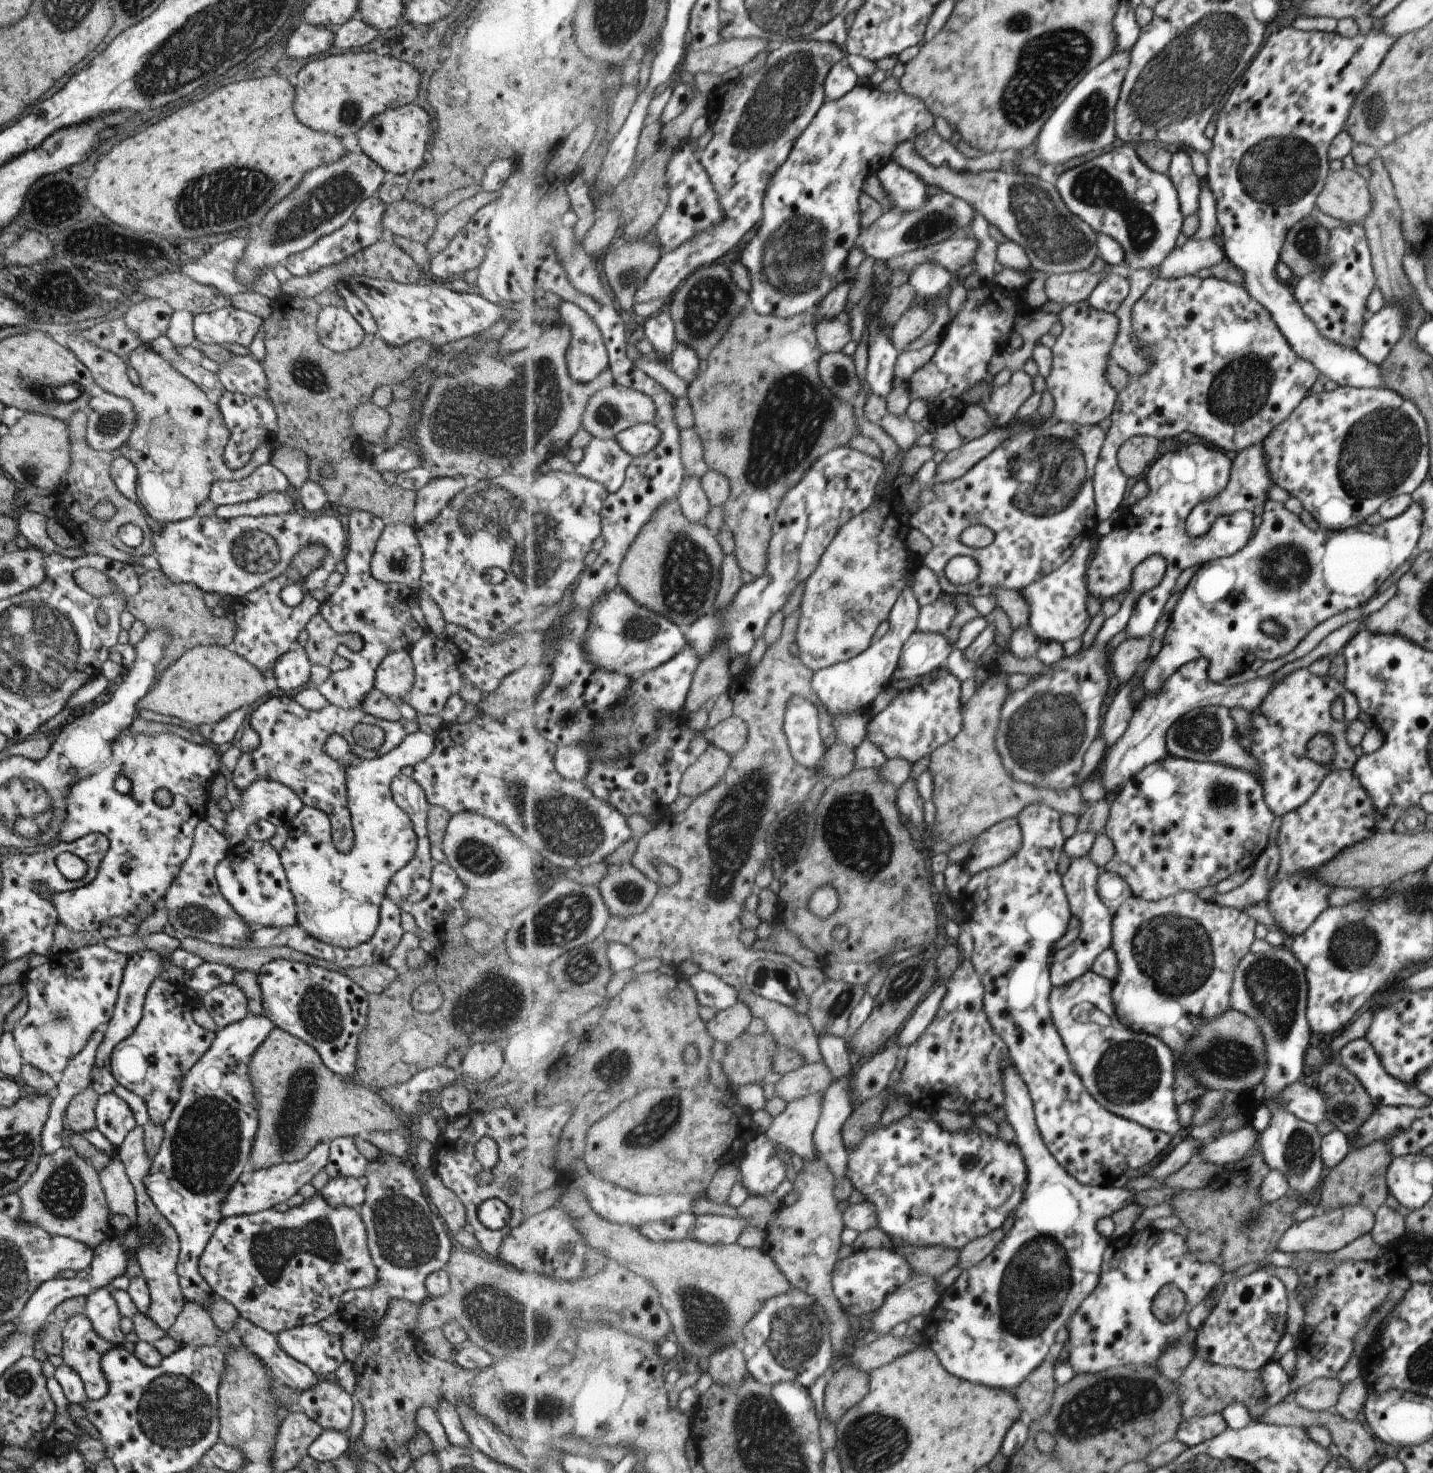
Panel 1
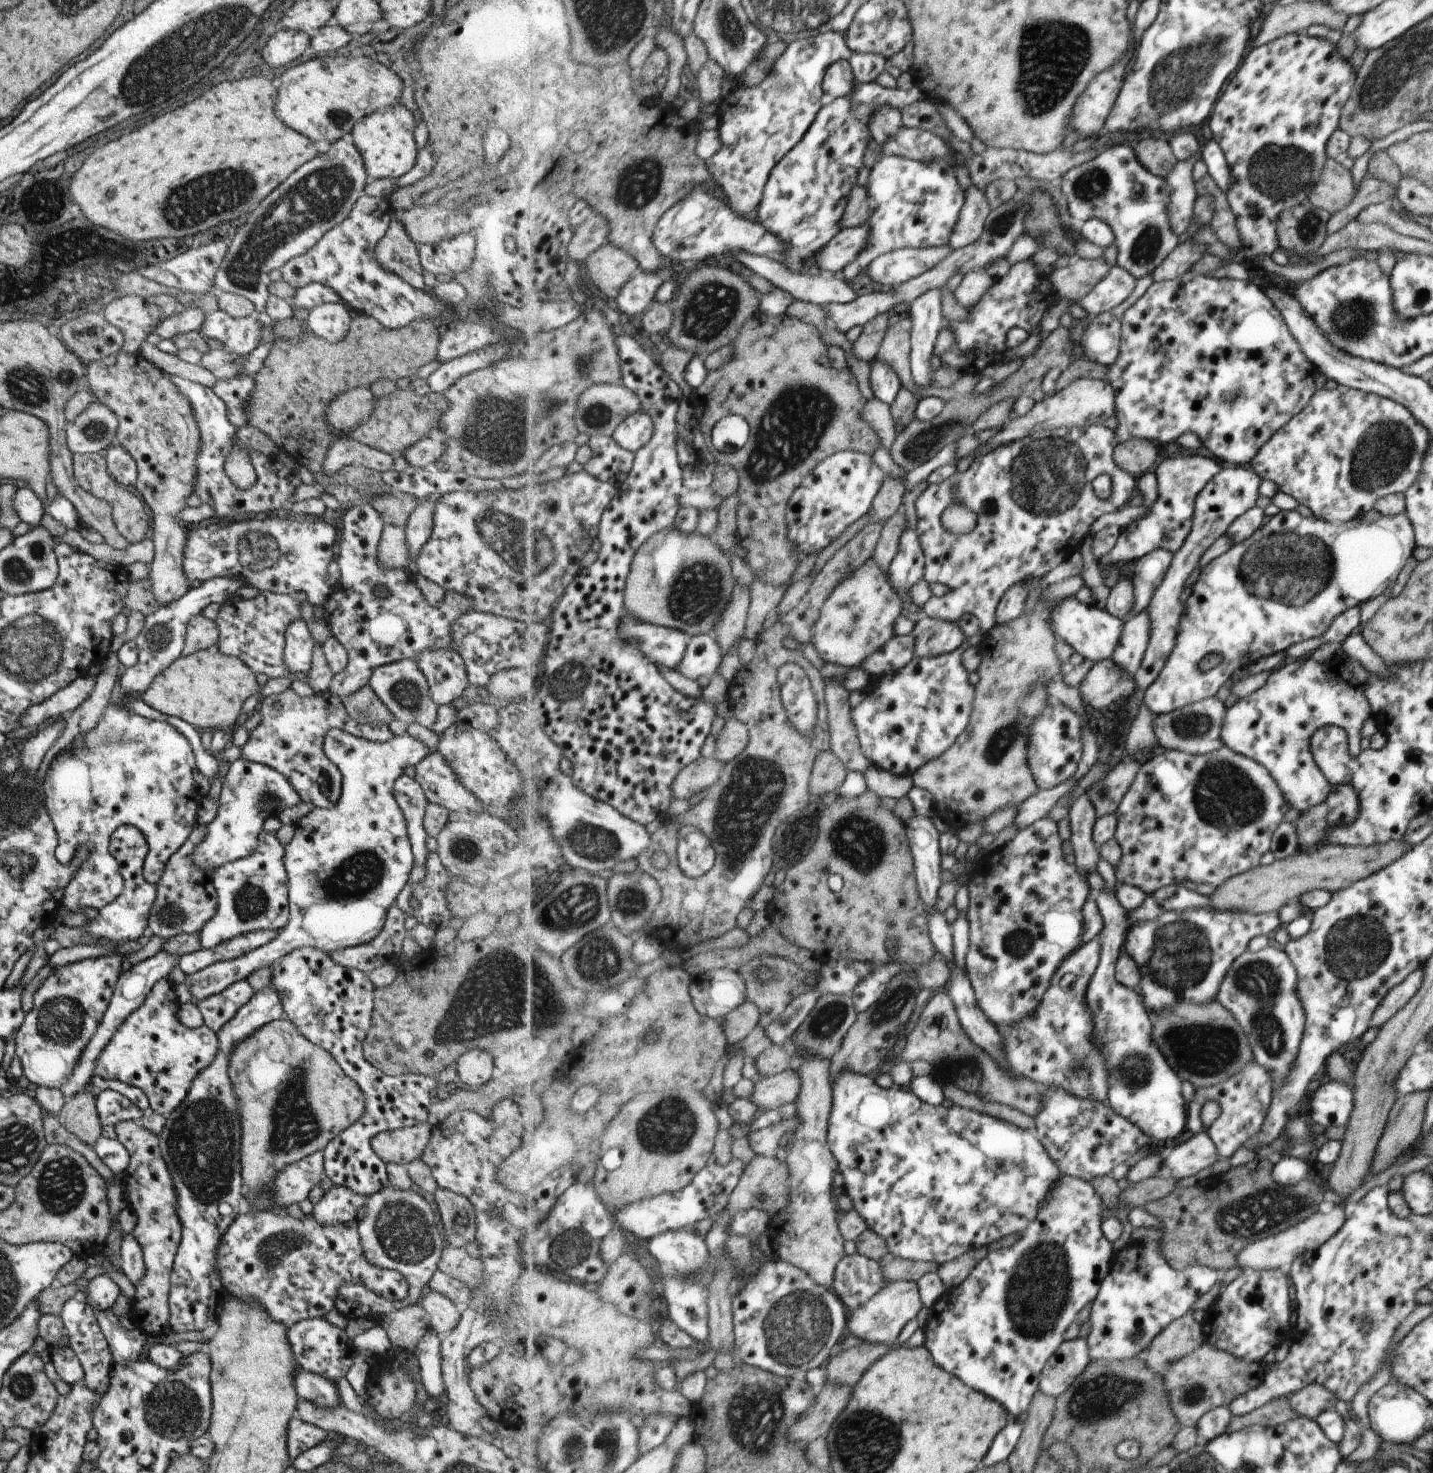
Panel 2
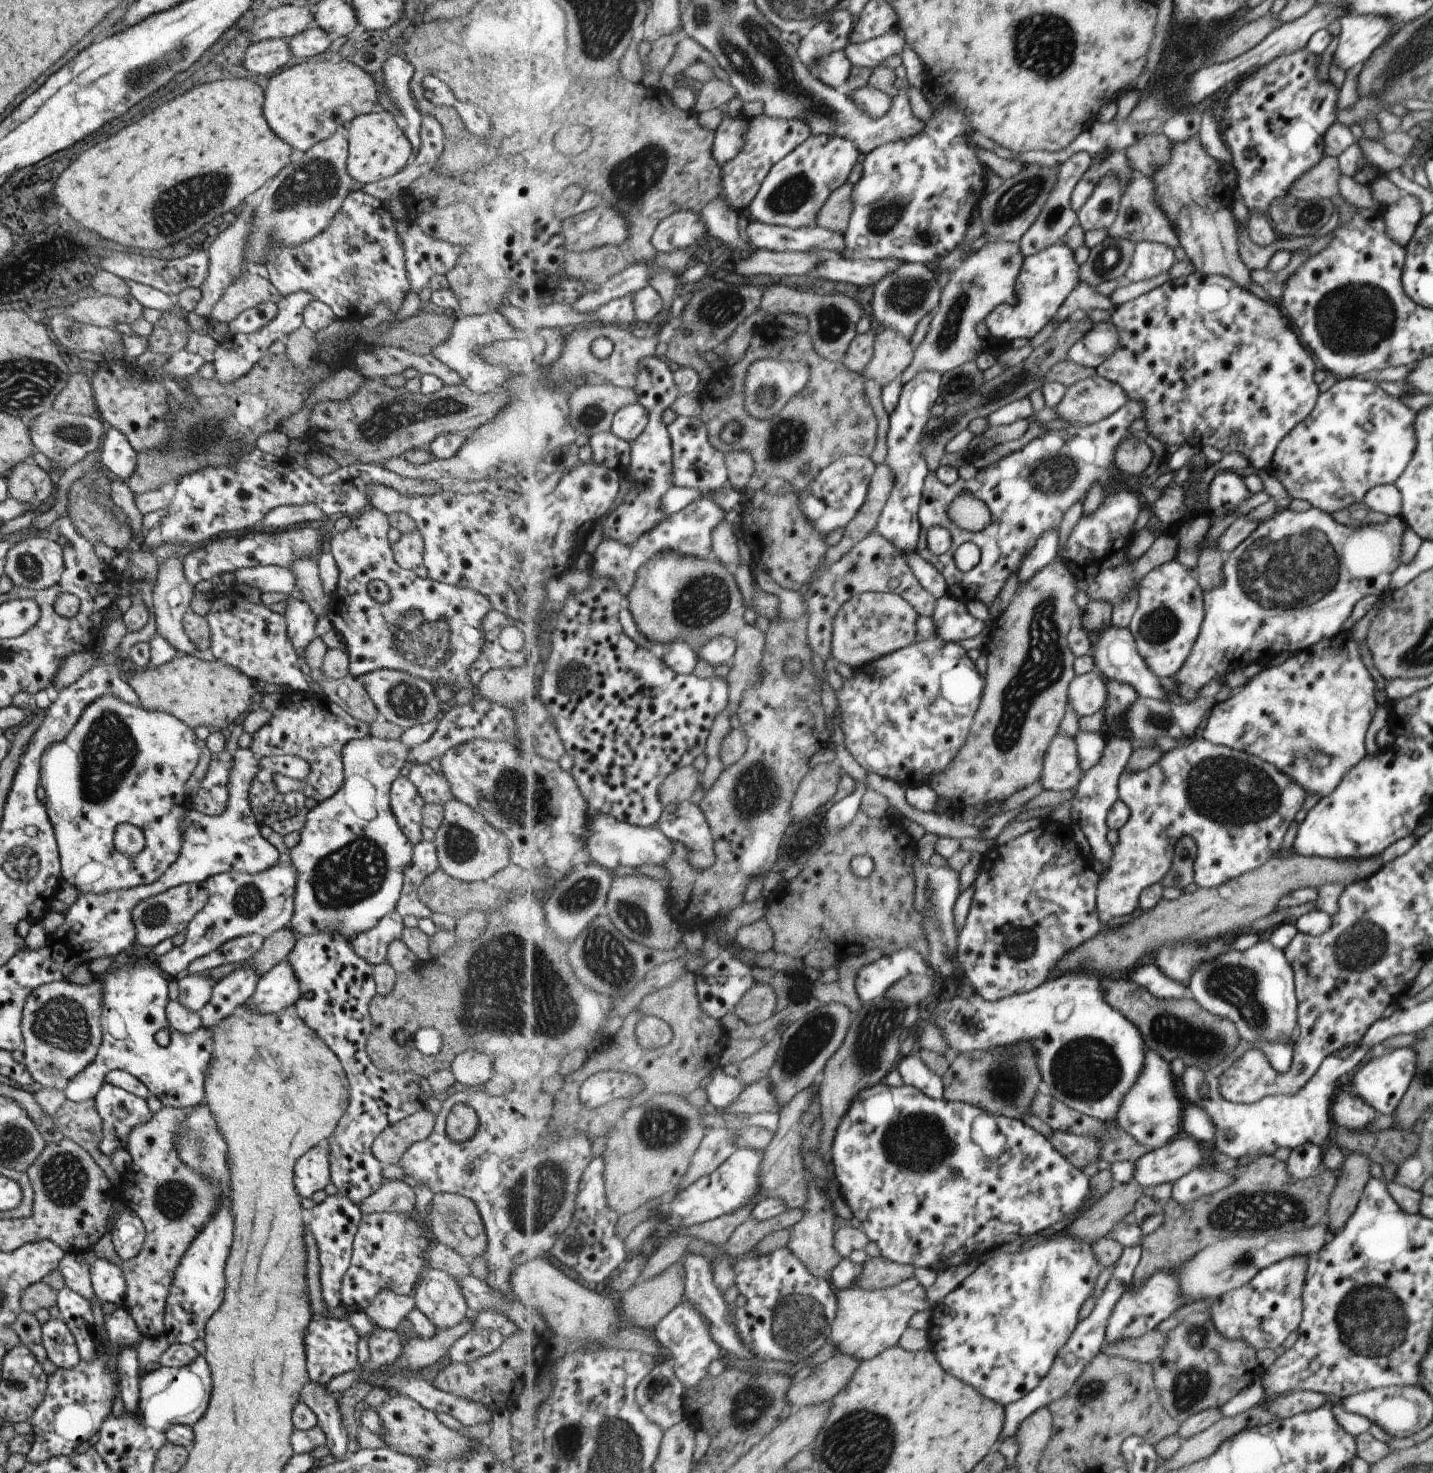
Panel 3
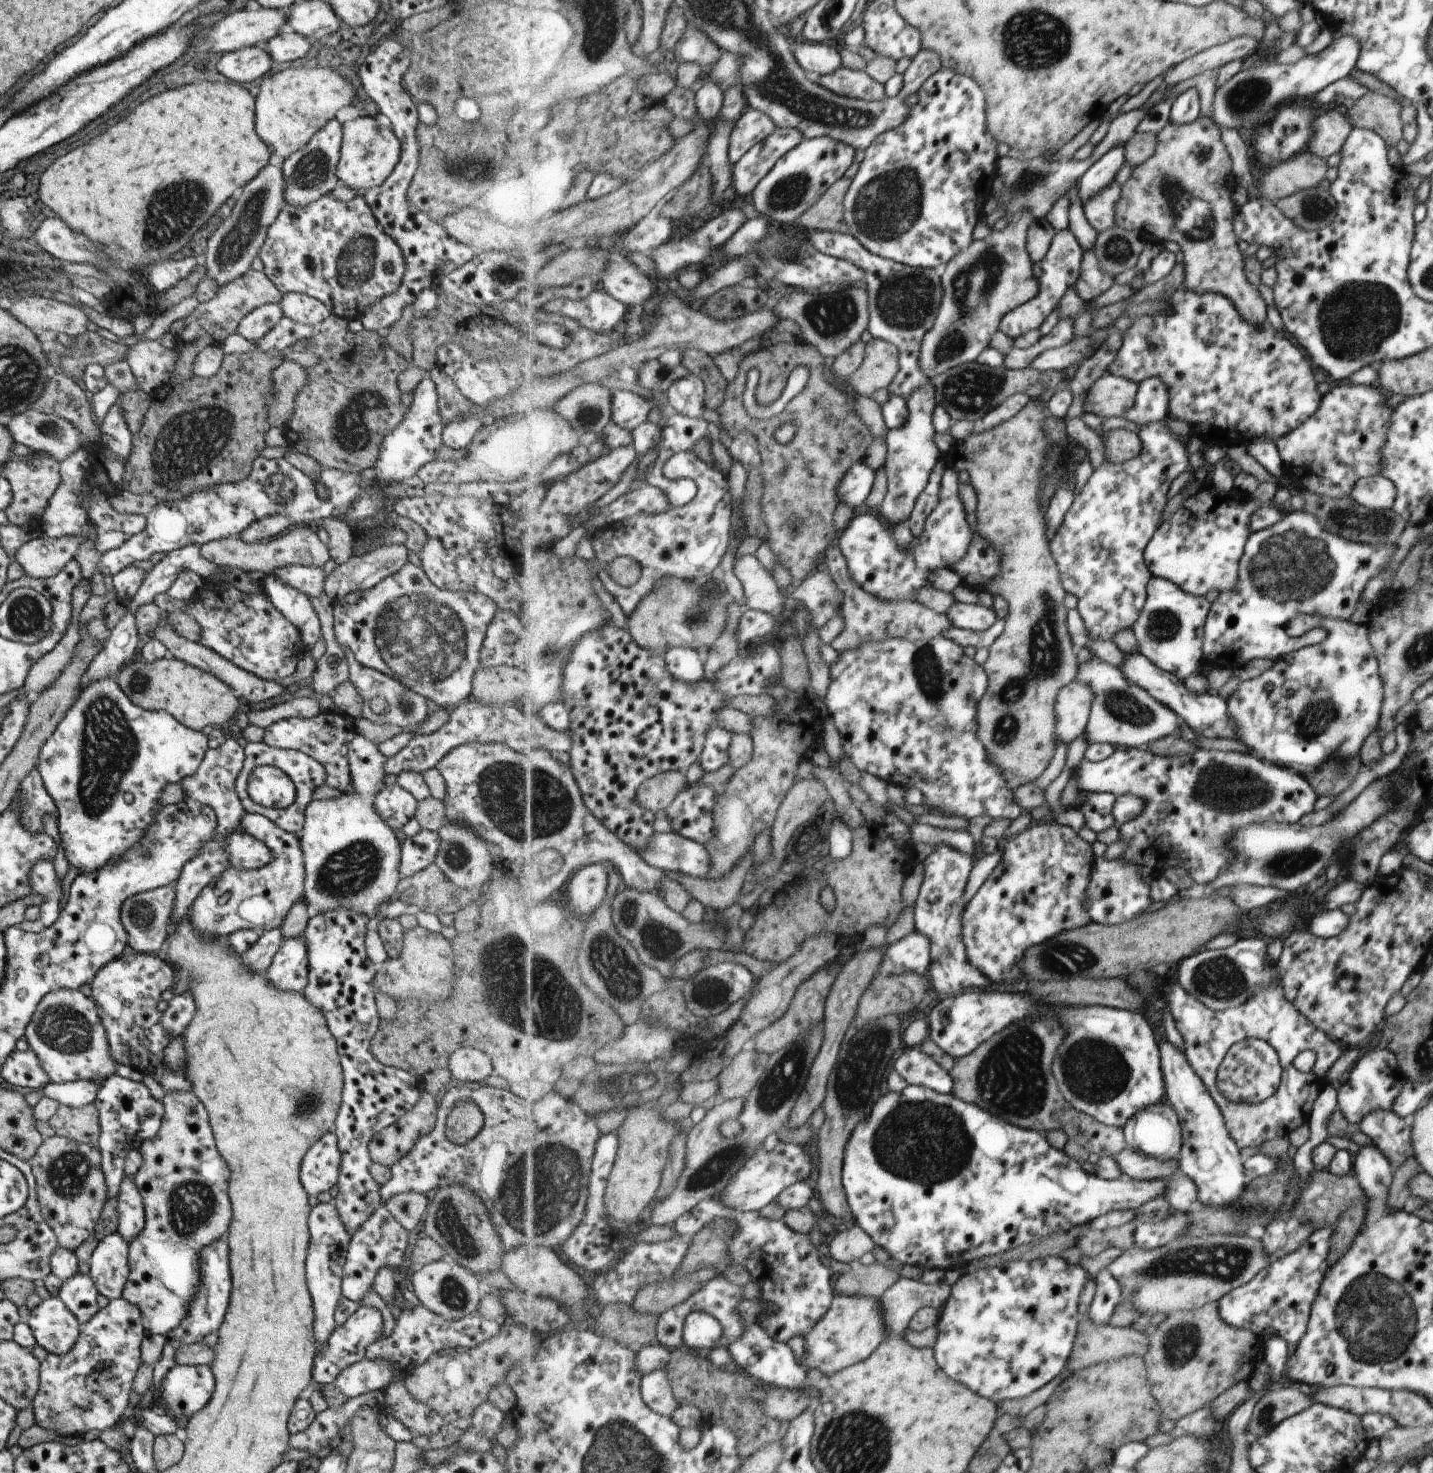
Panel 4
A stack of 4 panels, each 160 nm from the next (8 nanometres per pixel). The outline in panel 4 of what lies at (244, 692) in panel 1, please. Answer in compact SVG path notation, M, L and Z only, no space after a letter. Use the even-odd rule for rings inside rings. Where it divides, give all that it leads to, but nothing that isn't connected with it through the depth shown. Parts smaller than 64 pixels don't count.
M173 657L150 663L139 658L128 661L116 674L115 681L133 704L148 711L165 711L194 731L200 731L203 726L224 728L239 712L237 708L240 702L224 682Z

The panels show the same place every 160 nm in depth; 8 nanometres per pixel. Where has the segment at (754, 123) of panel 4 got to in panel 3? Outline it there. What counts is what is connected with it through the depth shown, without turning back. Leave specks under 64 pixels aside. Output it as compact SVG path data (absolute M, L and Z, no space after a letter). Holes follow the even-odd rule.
M725 115L723 121L716 128L712 155L721 167L742 153L745 144L744 134L748 129L749 121L750 118L744 115L739 117Z

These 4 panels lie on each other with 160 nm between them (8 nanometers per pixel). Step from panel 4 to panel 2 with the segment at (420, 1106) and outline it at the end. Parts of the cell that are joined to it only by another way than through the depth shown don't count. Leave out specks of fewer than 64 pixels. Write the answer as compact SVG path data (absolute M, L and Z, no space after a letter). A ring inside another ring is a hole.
M422 1122L412 1127L379 1131L370 1138L370 1147L384 1163L407 1165L420 1158L429 1140L430 1127Z

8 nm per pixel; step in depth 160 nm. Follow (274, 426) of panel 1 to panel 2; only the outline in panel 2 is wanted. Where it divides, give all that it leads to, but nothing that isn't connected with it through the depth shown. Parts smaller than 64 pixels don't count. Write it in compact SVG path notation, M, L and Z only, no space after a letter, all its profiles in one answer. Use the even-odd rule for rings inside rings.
M250 376L235 377L229 380L216 380L212 391L226 406L227 420L236 428L247 426L249 416L246 414L246 404L254 387Z

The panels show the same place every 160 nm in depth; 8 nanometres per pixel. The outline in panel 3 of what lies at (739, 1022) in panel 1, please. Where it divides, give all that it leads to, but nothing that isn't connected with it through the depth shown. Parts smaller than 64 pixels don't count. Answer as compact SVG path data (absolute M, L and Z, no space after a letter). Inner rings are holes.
M762 983L753 985L735 1008L739 1020L750 1025L769 1020L773 1012L775 1012L775 990Z

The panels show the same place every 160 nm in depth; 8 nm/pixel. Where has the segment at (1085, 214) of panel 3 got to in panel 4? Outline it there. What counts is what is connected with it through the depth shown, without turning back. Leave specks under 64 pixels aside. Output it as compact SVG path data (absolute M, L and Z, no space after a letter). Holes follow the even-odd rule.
M1124 147L1114 148L1103 156L1098 163L1095 163L1078 182L1082 203L1089 202L1109 187L1111 183L1114 183L1125 163Z

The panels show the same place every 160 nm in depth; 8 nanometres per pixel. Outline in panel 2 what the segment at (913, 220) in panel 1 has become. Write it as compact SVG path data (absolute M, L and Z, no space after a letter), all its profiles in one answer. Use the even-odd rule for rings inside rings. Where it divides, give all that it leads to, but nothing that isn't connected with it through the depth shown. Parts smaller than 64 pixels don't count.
M863 225L858 227L847 227L835 237L832 242L814 259L814 266L824 274L841 275L844 268L853 261L856 261L860 254L868 248L870 241L870 226Z

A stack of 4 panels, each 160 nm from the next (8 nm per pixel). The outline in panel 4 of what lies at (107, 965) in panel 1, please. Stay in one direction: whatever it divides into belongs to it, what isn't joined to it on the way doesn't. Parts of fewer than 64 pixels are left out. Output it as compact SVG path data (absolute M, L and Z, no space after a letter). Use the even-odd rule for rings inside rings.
M57 989L44 994L37 1002L34 1013L24 1028L23 1040L35 1053L41 1070L51 1083L91 1079L101 1084L105 1077L114 1074L115 1067L118 1066L109 1054L106 1034L99 1020L94 1000L84 996L79 989Z

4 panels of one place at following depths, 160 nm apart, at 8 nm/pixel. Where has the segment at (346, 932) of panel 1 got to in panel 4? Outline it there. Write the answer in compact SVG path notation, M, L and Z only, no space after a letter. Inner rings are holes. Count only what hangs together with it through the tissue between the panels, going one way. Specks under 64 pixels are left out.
M355 735L348 744L347 770L350 772L349 788L335 798L311 800L304 810L304 821L299 832L300 849L304 866L304 883L301 901L307 906L306 915L323 914L338 908L352 910L372 919L376 913L395 899L396 884L400 879L400 836L377 814L374 807L376 794L383 788L385 758L378 745ZM189 990L176 994L167 1002L167 1008L161 1012L160 1023L163 1030L172 1038L183 1034L188 1022L195 1014L196 1006L191 996Z

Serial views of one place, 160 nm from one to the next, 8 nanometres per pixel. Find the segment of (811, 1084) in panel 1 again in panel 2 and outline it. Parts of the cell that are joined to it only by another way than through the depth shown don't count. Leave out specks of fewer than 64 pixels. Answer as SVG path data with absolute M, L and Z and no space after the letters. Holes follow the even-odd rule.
M797 1069L759 1080L752 1096L751 1102L766 1111L781 1108L783 1104L797 1103L802 1091L802 1076Z

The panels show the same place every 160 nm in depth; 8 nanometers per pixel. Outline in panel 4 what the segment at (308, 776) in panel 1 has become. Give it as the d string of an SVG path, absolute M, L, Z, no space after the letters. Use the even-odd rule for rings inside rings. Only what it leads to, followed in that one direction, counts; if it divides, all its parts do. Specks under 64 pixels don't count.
M319 710L313 718L289 717L270 724L263 730L262 741L276 749L293 749L318 762L325 771L324 783L339 792L345 792L350 784L348 768L348 744L356 735L352 717L342 715L339 711ZM255 767L246 783L247 794L257 805L286 808L293 802L294 784L275 767Z

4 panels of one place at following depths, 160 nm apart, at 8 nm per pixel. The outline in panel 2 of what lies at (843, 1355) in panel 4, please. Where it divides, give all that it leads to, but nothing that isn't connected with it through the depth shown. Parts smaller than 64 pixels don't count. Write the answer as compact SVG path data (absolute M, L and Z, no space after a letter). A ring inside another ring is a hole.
M918 1281L889 1282L871 1301L850 1312L848 1318L849 1332L863 1341L892 1345L899 1338L905 1324L915 1320L923 1306L924 1302Z

